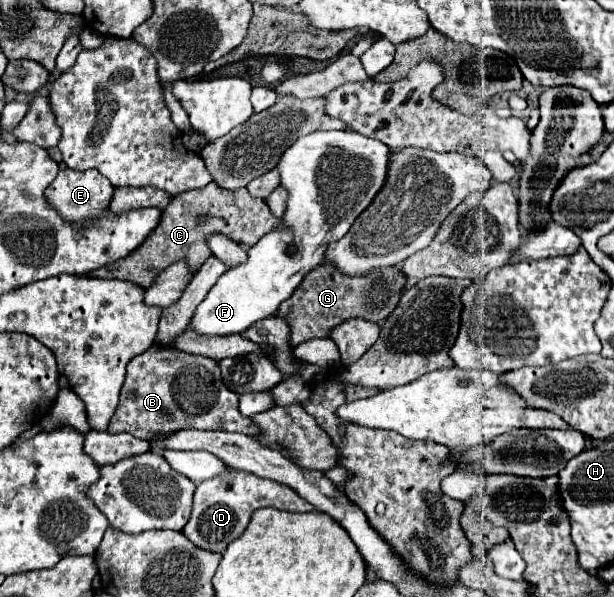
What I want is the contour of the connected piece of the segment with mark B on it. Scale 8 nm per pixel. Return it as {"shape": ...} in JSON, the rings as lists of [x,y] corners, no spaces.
{"shape":[[[150,346],[144,354],[130,360],[120,402],[106,428],[108,434],[128,432],[148,440],[174,434],[178,430],[224,430],[254,436],[254,424],[238,412],[238,396],[230,392],[212,358],[186,354],[174,346]]]}

